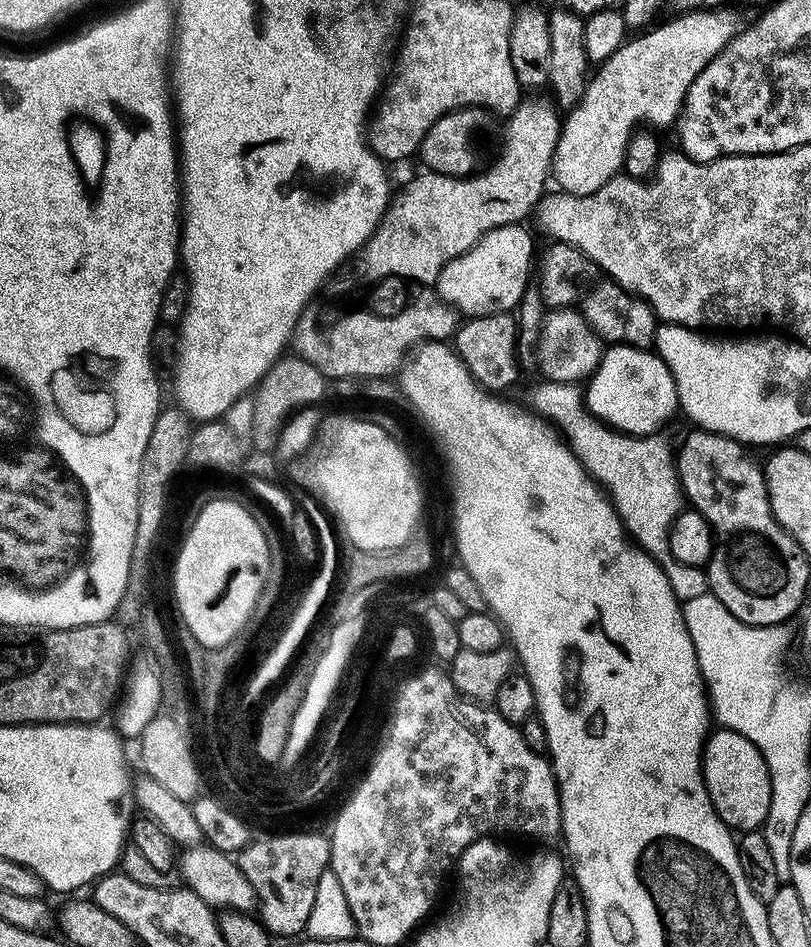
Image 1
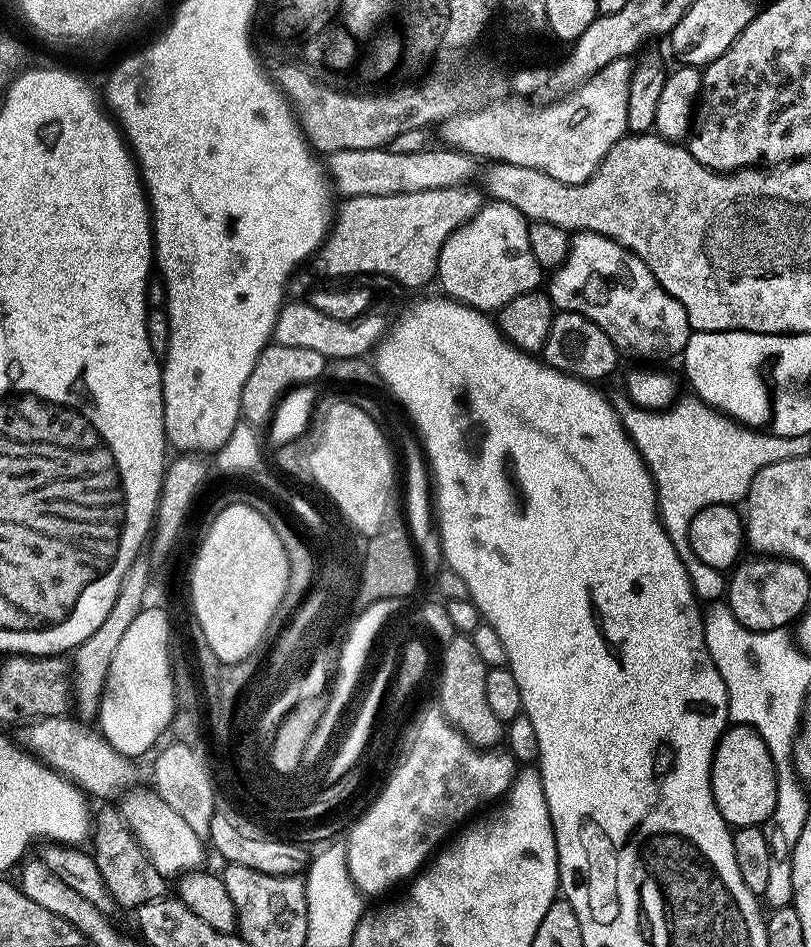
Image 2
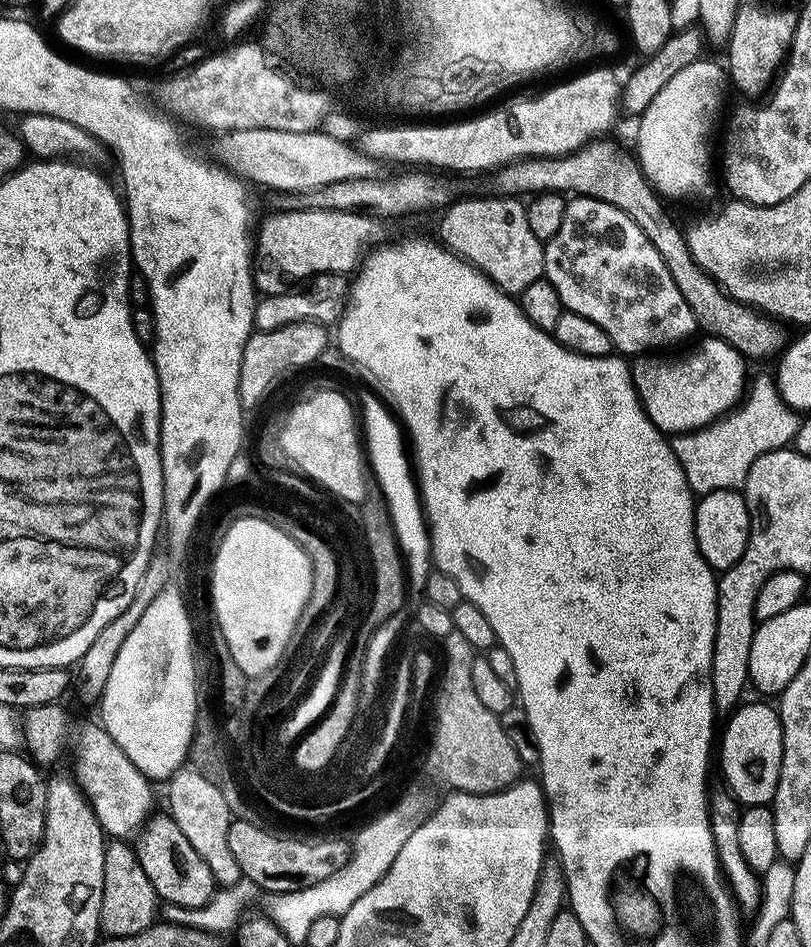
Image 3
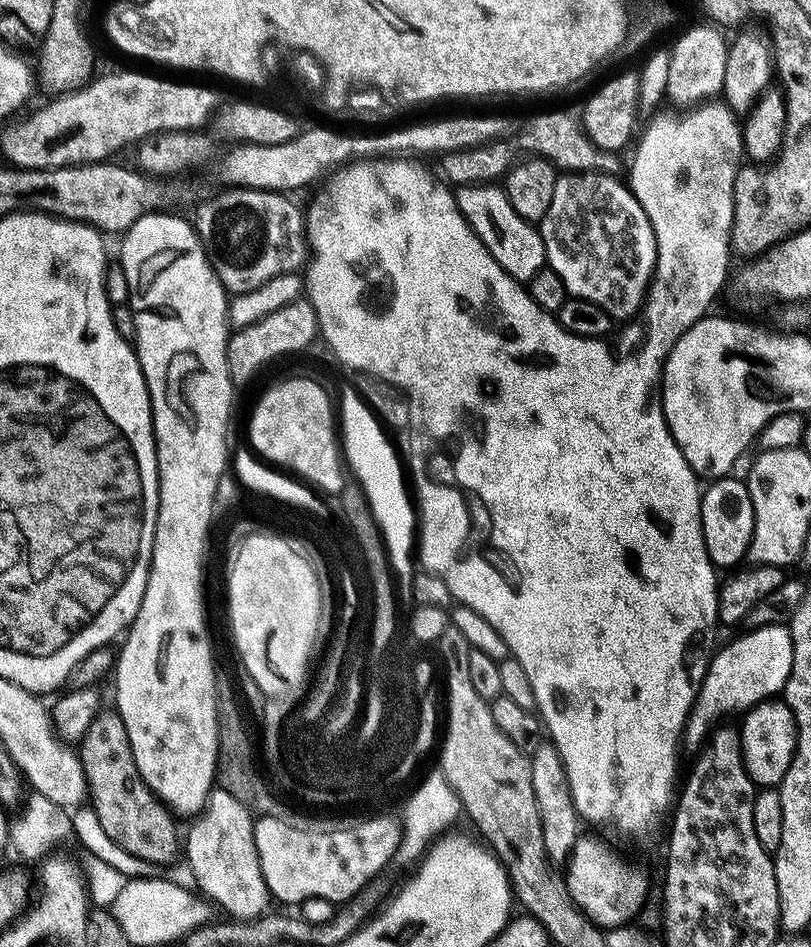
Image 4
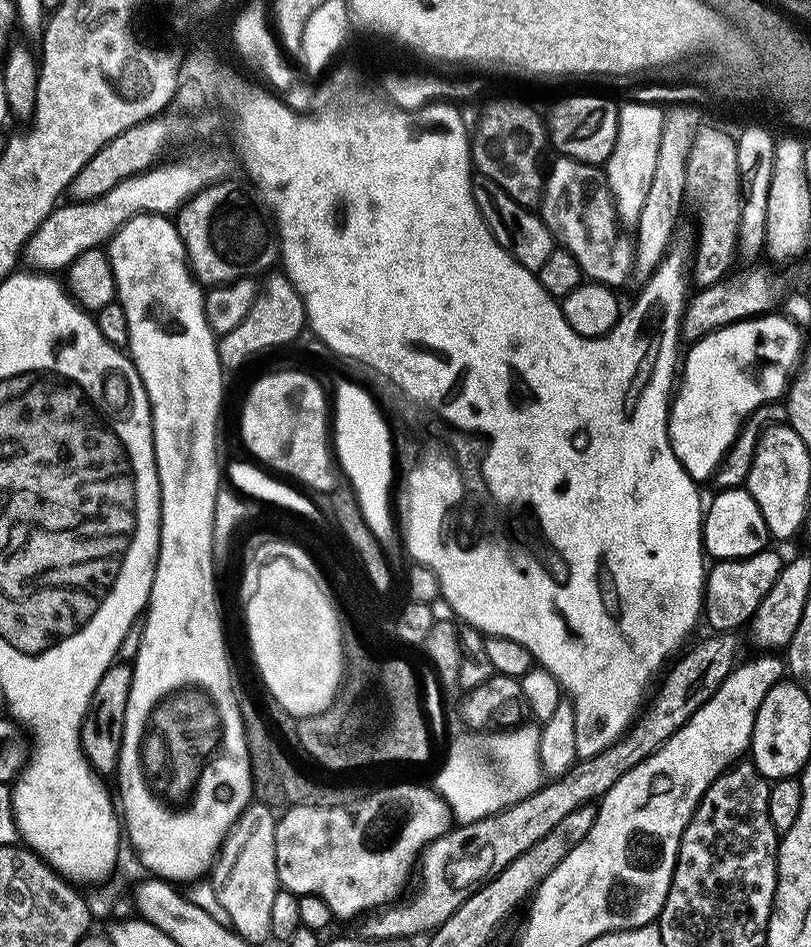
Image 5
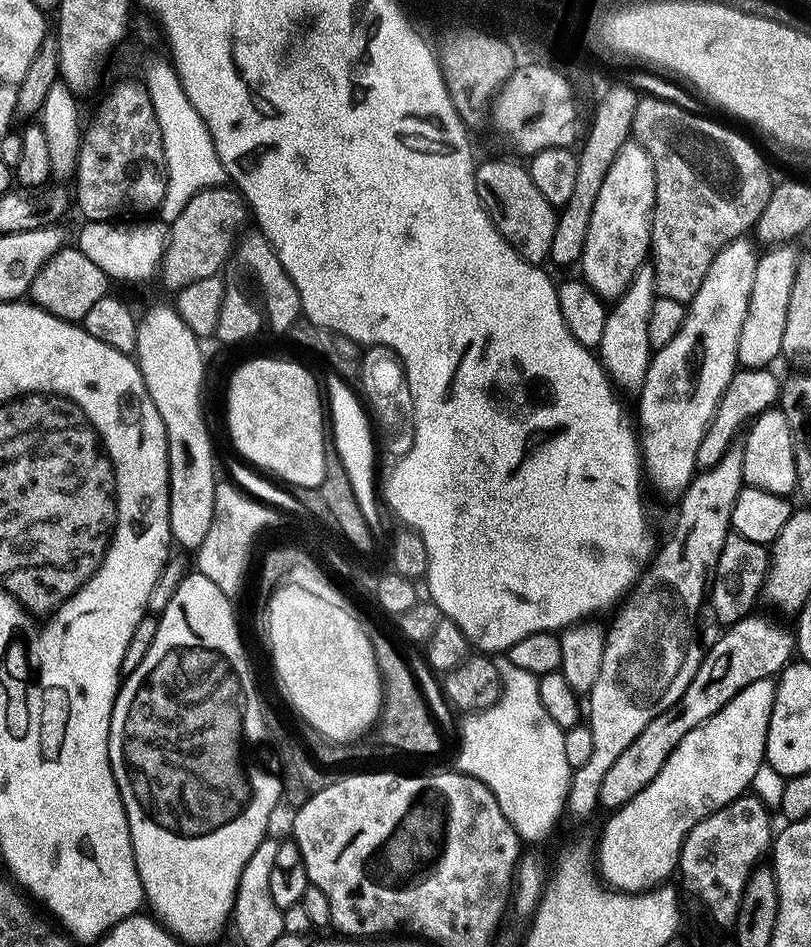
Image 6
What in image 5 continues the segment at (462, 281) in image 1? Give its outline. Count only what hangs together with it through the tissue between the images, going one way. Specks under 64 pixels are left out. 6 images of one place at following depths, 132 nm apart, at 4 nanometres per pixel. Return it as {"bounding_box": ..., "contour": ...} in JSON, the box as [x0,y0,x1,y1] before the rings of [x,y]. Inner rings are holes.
{"bounding_box":[472,175,558,273],"contour":[[[473,175],[472,193],[486,226],[492,231],[492,237],[518,263],[526,266],[526,270],[540,273],[542,266],[546,266],[546,262],[550,262],[553,252],[557,251],[558,248],[555,238],[544,224],[544,219],[533,209],[523,208],[521,204],[514,202],[514,198],[510,198],[510,194],[506,194],[506,190],[502,190],[502,186],[490,182],[490,178],[485,176]]]}

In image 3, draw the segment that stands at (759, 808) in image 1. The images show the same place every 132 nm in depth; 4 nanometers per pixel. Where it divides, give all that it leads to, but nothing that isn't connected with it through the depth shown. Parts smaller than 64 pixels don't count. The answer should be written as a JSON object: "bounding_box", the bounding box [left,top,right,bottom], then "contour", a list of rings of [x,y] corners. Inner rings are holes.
{"bounding_box":[718,704,784,808],"contour":[[[748,704],[731,713],[724,741],[718,744],[720,772],[724,775],[723,787],[732,793],[736,803],[744,808],[762,808],[776,798],[782,774],[784,757],[784,731],[780,713],[768,704]]]}

